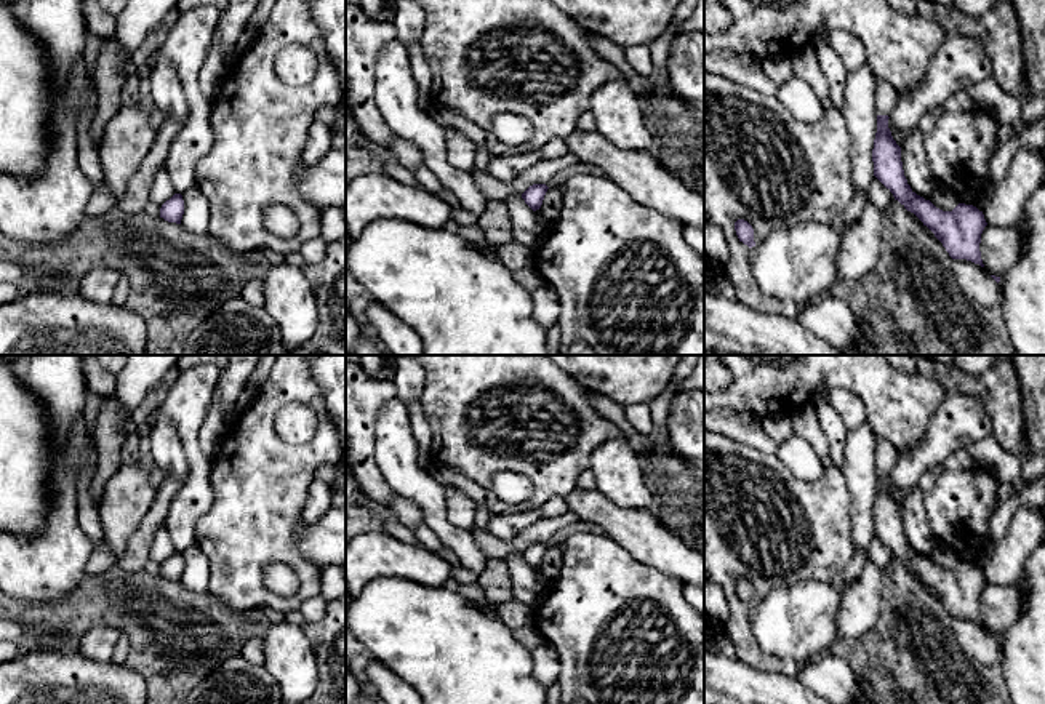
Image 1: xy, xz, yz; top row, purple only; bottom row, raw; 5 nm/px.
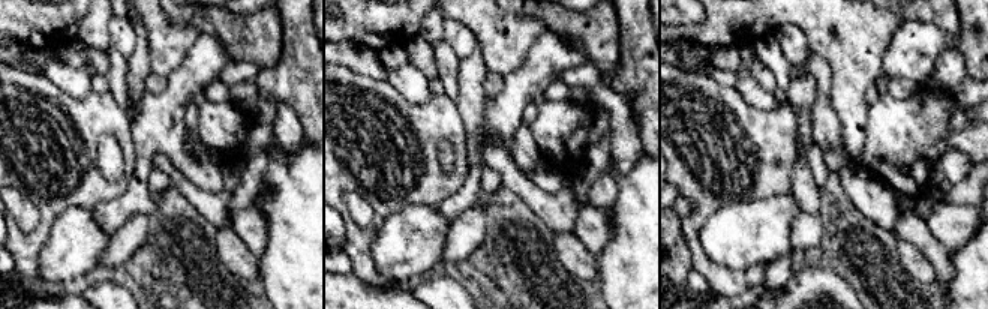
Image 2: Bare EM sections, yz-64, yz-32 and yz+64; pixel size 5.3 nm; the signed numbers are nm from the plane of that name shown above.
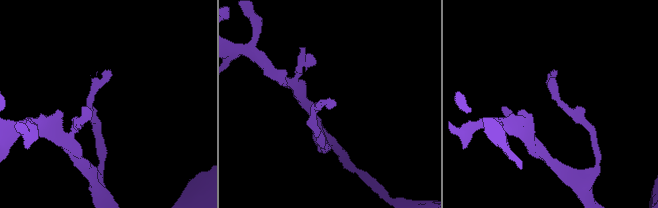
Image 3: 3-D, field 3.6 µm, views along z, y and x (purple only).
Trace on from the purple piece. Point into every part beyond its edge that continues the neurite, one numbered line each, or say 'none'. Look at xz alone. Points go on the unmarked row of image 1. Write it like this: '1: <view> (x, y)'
none

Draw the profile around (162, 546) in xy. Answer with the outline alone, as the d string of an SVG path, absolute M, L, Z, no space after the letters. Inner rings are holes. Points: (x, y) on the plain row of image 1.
M162 525L152 541L152 549L149 557L158 563L163 563L176 552L171 536L166 530L166 525Z

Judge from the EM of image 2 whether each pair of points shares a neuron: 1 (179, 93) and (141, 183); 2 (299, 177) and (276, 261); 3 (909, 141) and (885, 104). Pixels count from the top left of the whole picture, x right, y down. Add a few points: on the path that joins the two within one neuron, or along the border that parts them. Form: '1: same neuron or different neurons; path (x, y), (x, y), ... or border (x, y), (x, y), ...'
1: same neuron; path (162, 116), (159, 128), (146, 146), (144, 161)
2: same neuron; path (299, 198), (297, 240)
3: same neuron; path (900, 132), (886, 113)

